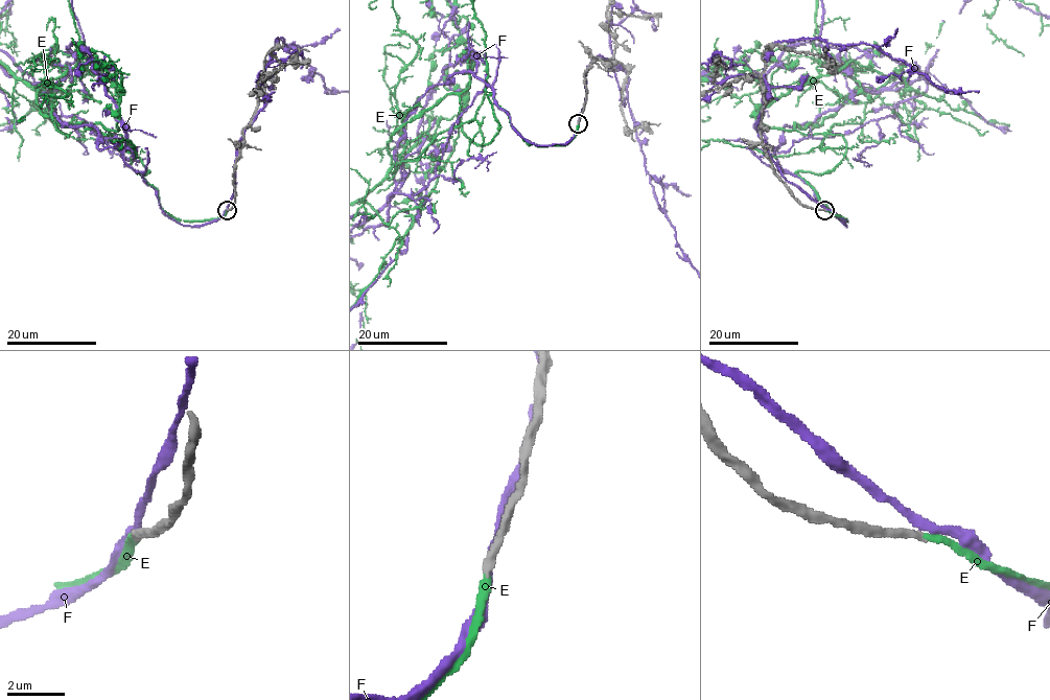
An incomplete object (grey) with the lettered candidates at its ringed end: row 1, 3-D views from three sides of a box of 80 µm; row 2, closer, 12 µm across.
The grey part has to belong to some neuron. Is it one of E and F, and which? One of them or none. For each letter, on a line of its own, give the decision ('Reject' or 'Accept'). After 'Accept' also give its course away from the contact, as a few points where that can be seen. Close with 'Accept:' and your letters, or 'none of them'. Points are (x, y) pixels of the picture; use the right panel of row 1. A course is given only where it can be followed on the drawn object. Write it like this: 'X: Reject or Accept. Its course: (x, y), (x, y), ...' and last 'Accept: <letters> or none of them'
E: Accept
F: Reject
Accept: E

